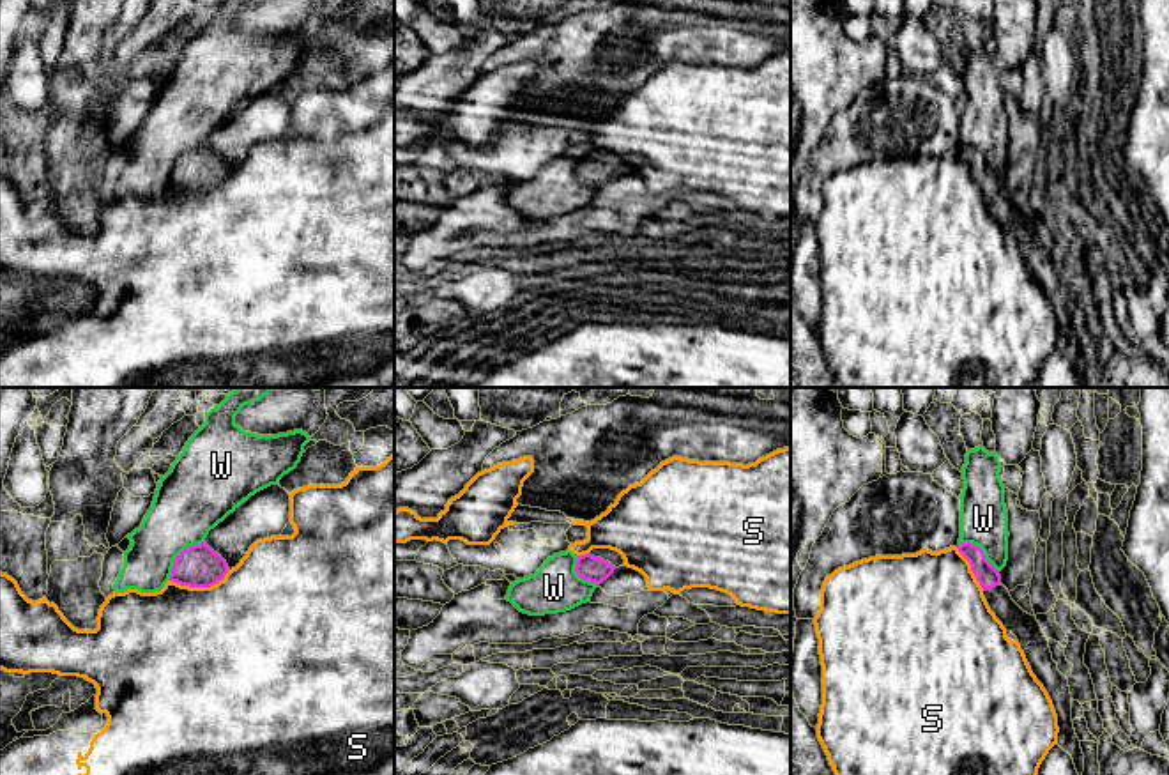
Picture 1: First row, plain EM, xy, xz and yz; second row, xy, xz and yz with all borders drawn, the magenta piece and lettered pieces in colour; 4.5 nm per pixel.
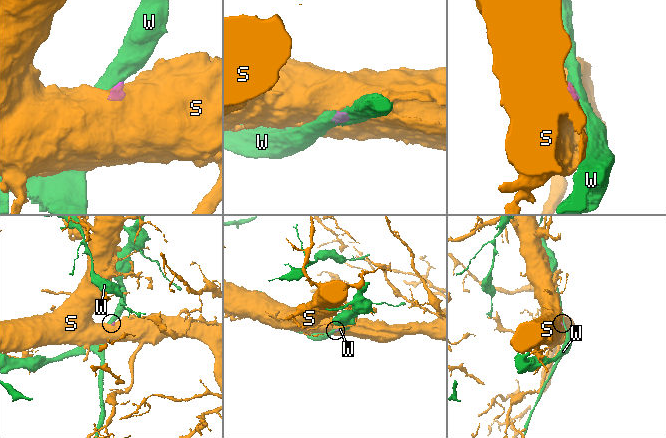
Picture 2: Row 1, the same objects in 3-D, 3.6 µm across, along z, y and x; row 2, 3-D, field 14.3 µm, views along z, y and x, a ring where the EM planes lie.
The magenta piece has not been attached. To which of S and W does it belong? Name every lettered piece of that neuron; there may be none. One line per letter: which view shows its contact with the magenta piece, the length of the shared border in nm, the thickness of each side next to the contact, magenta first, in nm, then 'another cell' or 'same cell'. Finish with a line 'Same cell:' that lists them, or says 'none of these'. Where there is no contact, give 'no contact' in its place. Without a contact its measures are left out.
S: xy | 280 nm | 190/500 nm | another cell
W: xy | 240 nm | 190/320 nm | another cell
Same cell: none of these

